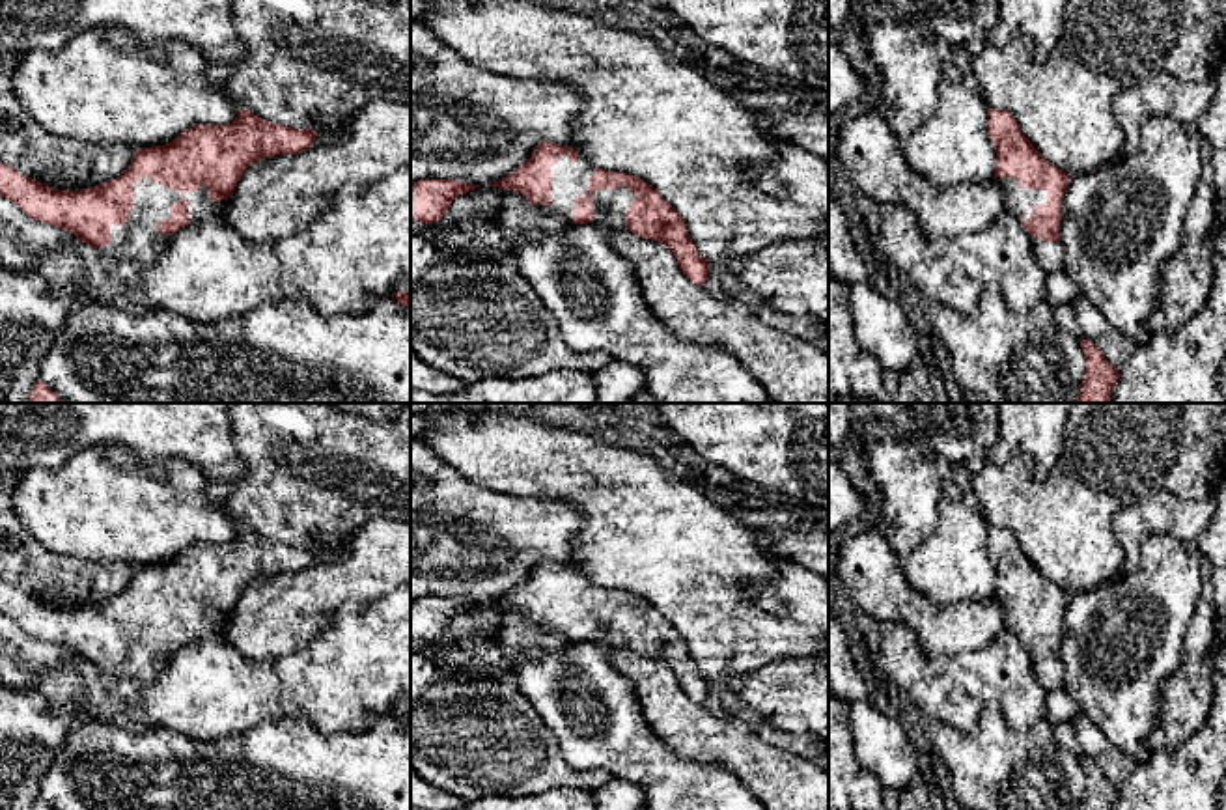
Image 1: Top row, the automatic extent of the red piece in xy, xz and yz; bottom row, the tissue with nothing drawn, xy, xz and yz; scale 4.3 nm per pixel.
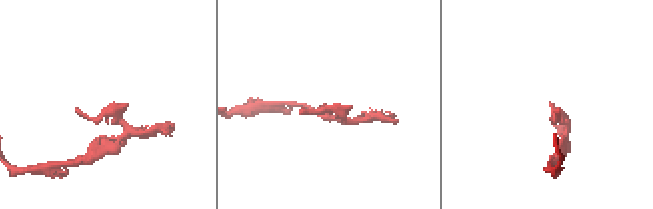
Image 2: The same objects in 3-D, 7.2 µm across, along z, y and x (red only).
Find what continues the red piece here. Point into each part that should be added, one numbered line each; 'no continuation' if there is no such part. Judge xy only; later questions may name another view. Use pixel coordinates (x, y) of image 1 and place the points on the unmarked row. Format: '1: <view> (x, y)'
1: xy (139, 659)

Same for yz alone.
1: yz (1017, 618)

